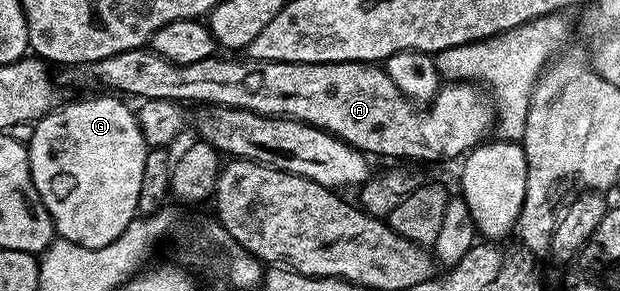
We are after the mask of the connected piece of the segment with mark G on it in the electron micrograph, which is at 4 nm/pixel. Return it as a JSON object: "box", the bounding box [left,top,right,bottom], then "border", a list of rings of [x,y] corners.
{"box":[26,93,150,249],"border":[[[100,93],[97,95],[100,95],[97,99],[80,99],[77,103],[66,104],[65,107],[64,104],[57,106],[55,111],[45,115],[43,119],[33,126],[32,140],[26,144],[28,148],[28,164],[32,170],[32,180],[46,205],[46,209],[50,213],[55,234],[61,239],[70,241],[74,245],[82,245],[86,249],[102,249],[102,245],[110,245],[110,241],[114,241],[114,237],[118,237],[118,233],[122,233],[122,229],[126,229],[126,225],[130,225],[130,221],[137,218],[140,210],[138,193],[142,193],[142,169],[146,169],[146,157],[150,150],[142,137],[142,129],[136,120],[135,110],[131,106],[128,108],[124,104],[127,102],[115,94]]]}

